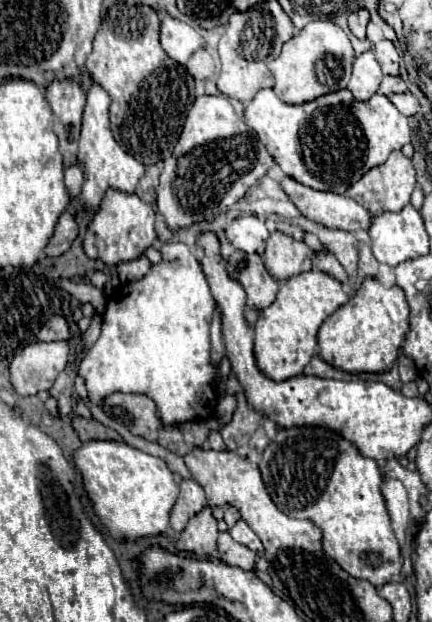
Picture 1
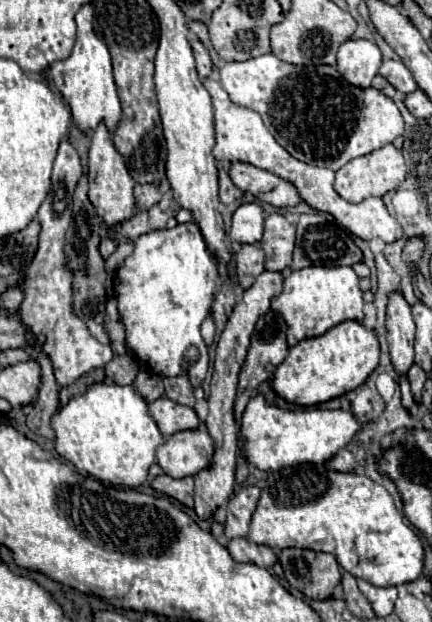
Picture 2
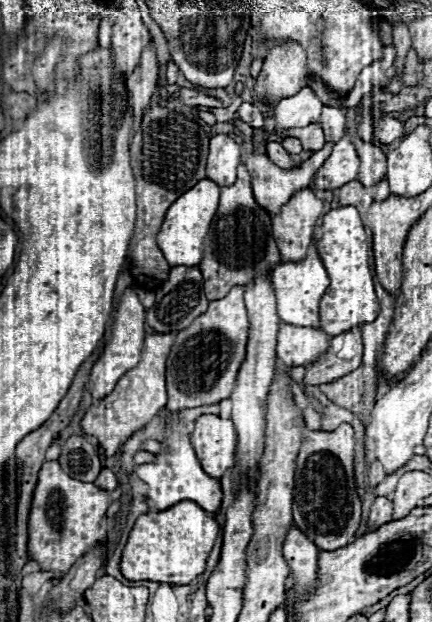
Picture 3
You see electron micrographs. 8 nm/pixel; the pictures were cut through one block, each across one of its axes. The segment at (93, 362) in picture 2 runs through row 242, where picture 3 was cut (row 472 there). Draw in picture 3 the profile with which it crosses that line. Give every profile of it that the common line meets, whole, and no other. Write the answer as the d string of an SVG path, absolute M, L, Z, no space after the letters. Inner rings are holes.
M56 460L44 462L38 484L32 498L28 518L28 556L40 564L40 570L52 574L66 574L72 564L82 558L90 548L100 546L108 540L116 520L106 518L110 506L110 492L98 486L84 486L62 472Z

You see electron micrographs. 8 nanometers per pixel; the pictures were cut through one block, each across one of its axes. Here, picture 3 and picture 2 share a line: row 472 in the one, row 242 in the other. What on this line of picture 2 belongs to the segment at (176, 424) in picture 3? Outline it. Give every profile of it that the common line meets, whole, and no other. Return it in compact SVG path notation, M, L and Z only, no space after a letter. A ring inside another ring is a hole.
M194 220L178 224L170 230L152 230L148 234L142 234L136 244L134 252L124 260L124 264L118 268L118 282L116 282L116 300L118 310L122 316L122 322L126 326L126 344L132 348L132 352L146 360L158 374L164 376L178 376L182 374L184 354L190 346L198 348L200 356L198 360L186 370L186 376L192 386L200 386L206 372L208 372L208 348L200 336L200 324L210 314L210 306L214 300L214 290L222 282L218 274L218 262L216 256L208 250L206 240Z

